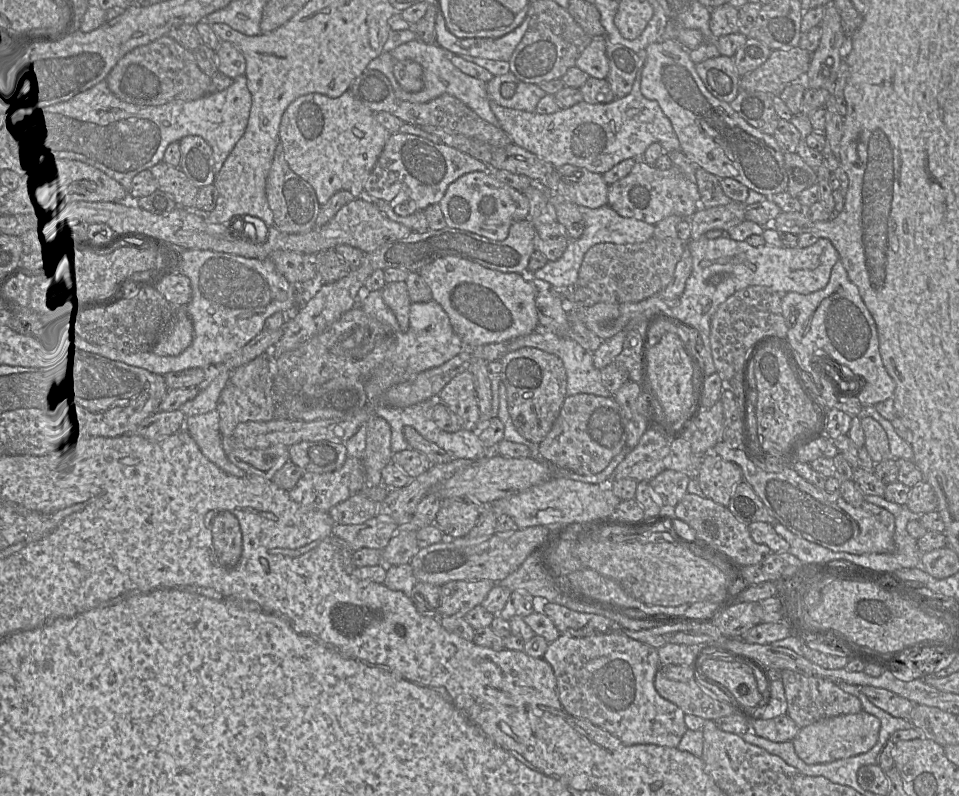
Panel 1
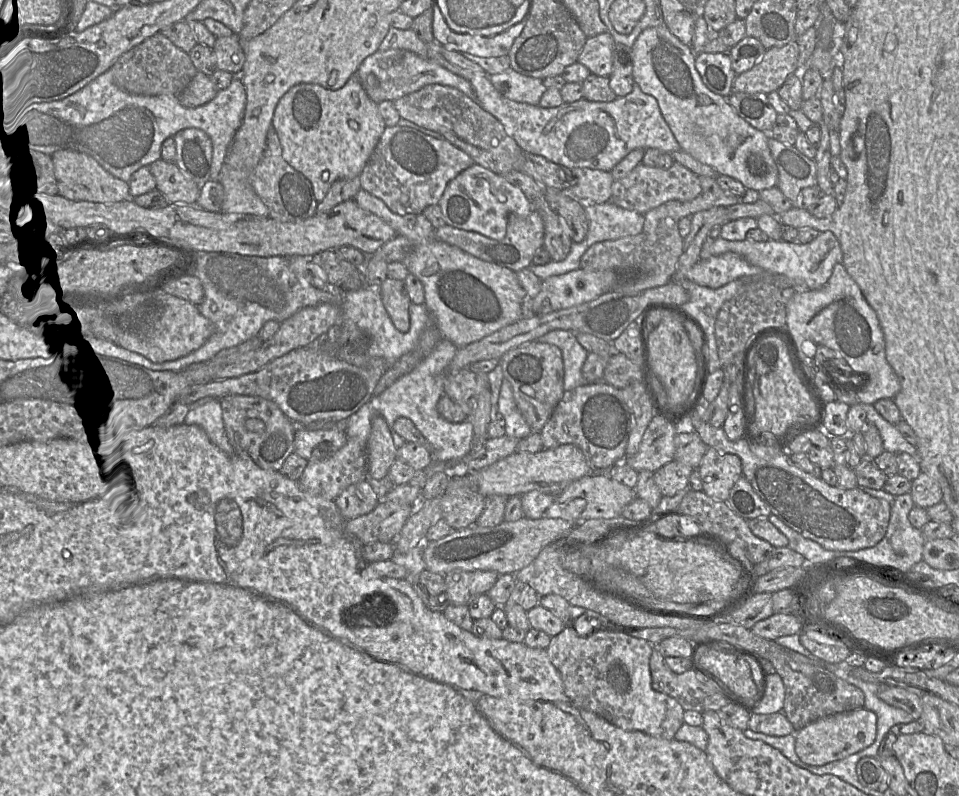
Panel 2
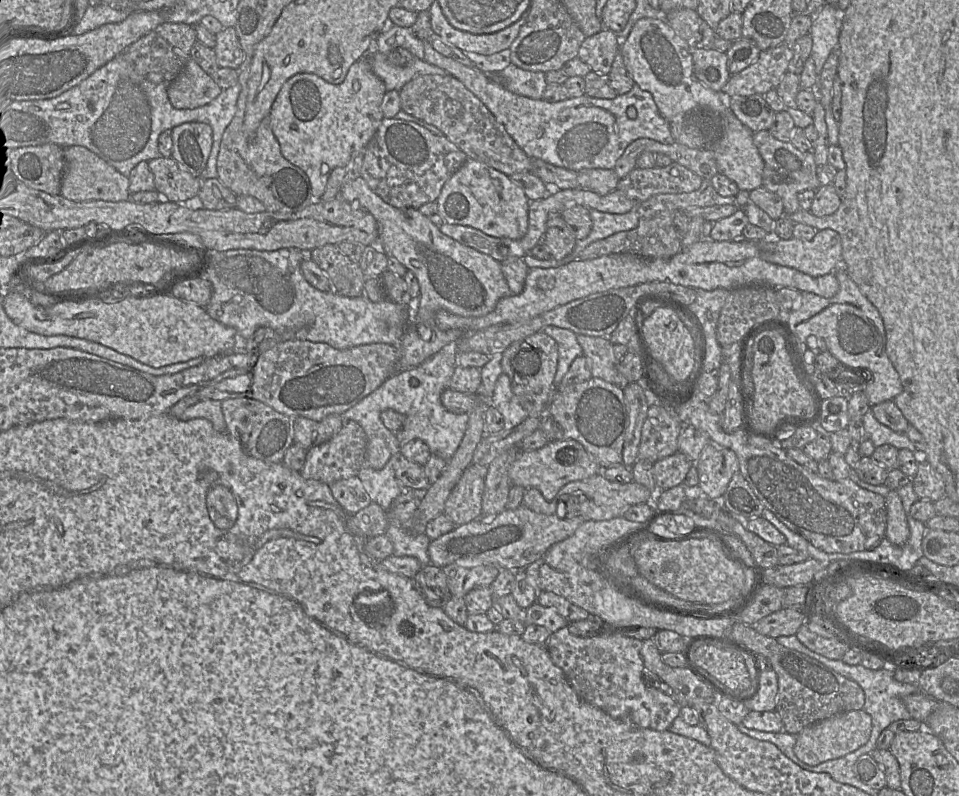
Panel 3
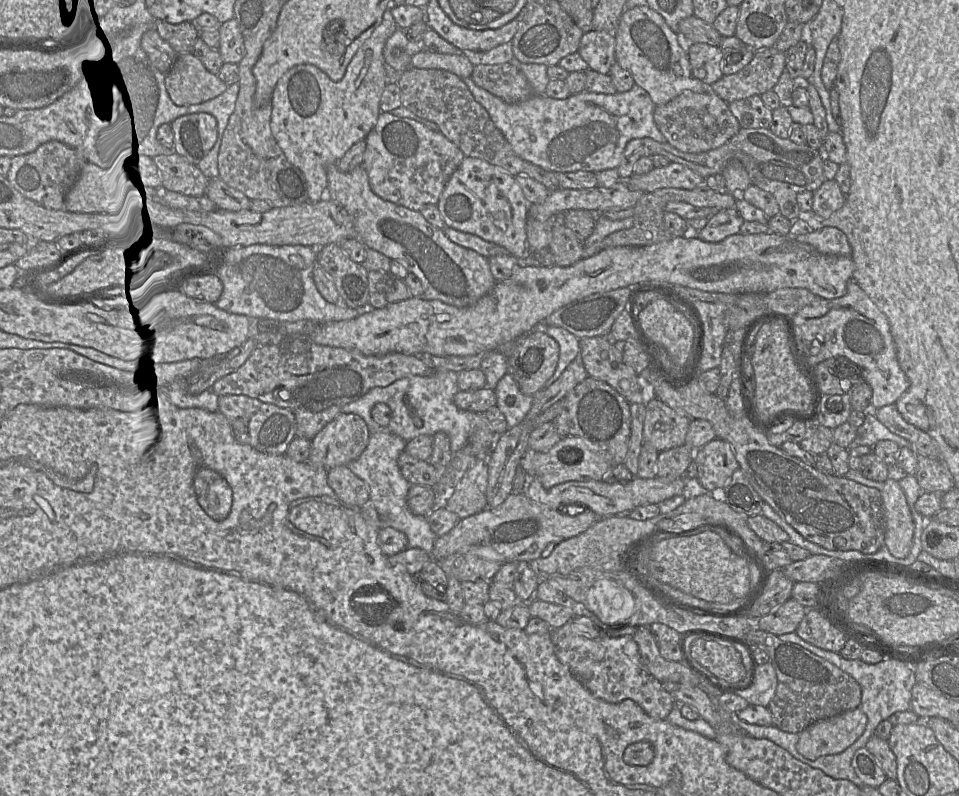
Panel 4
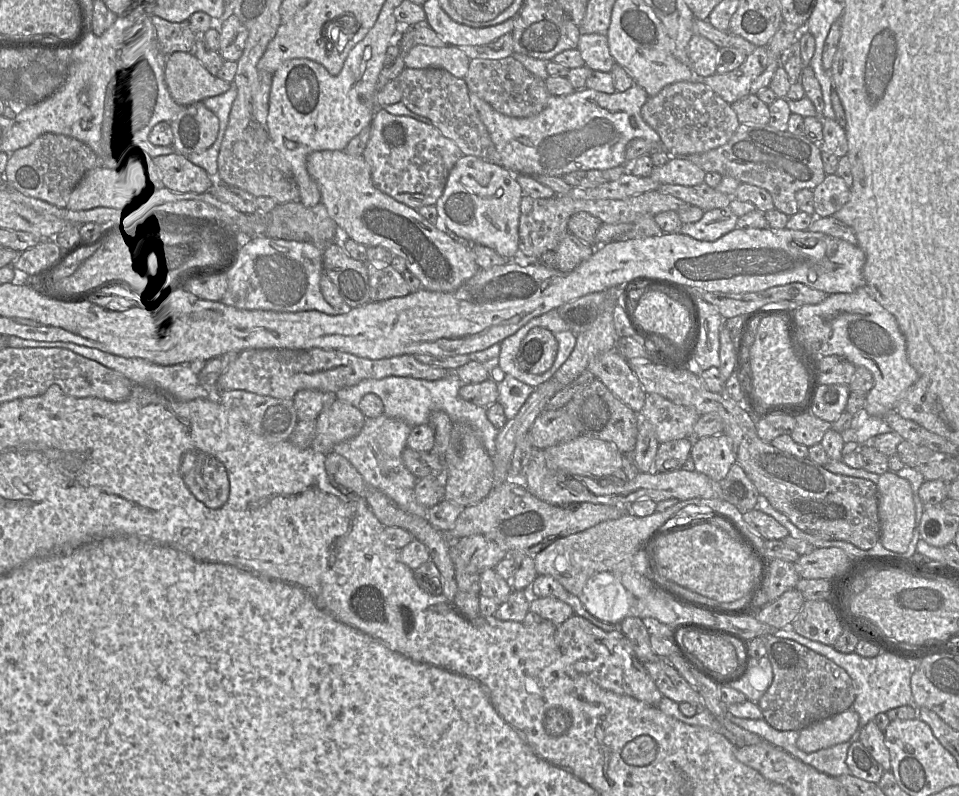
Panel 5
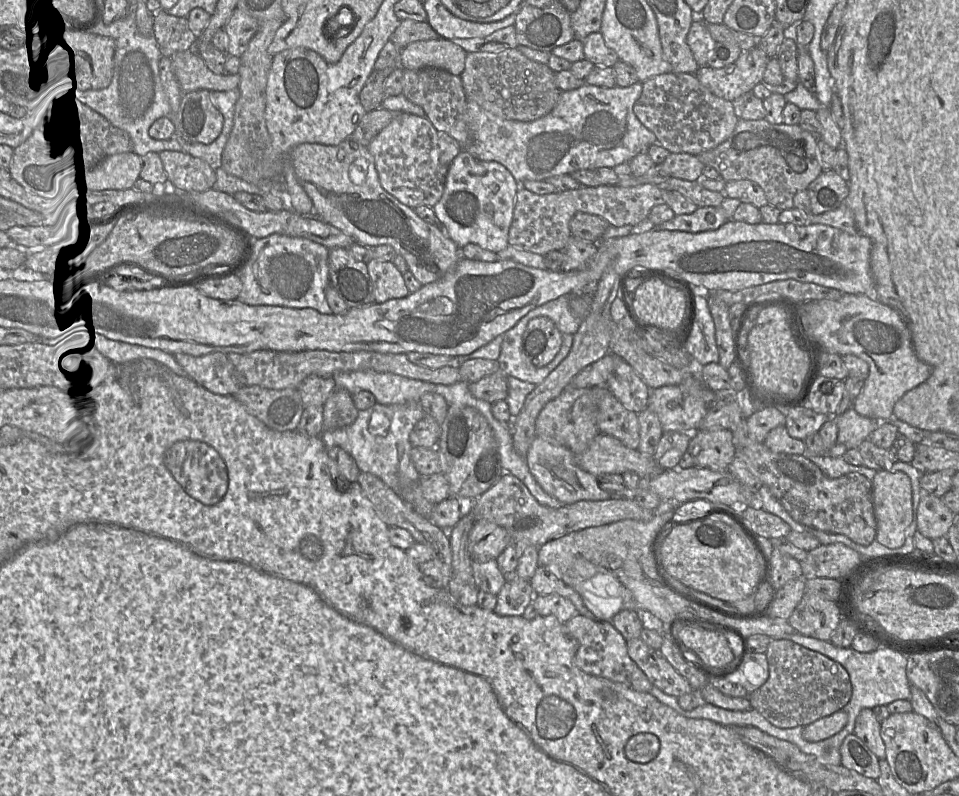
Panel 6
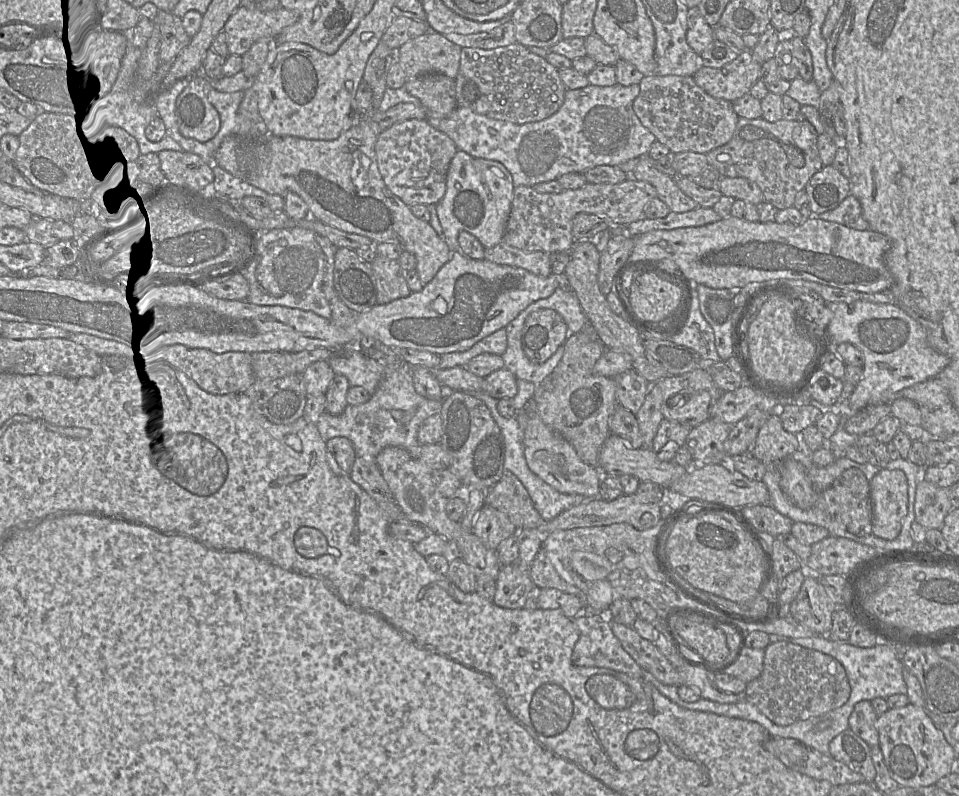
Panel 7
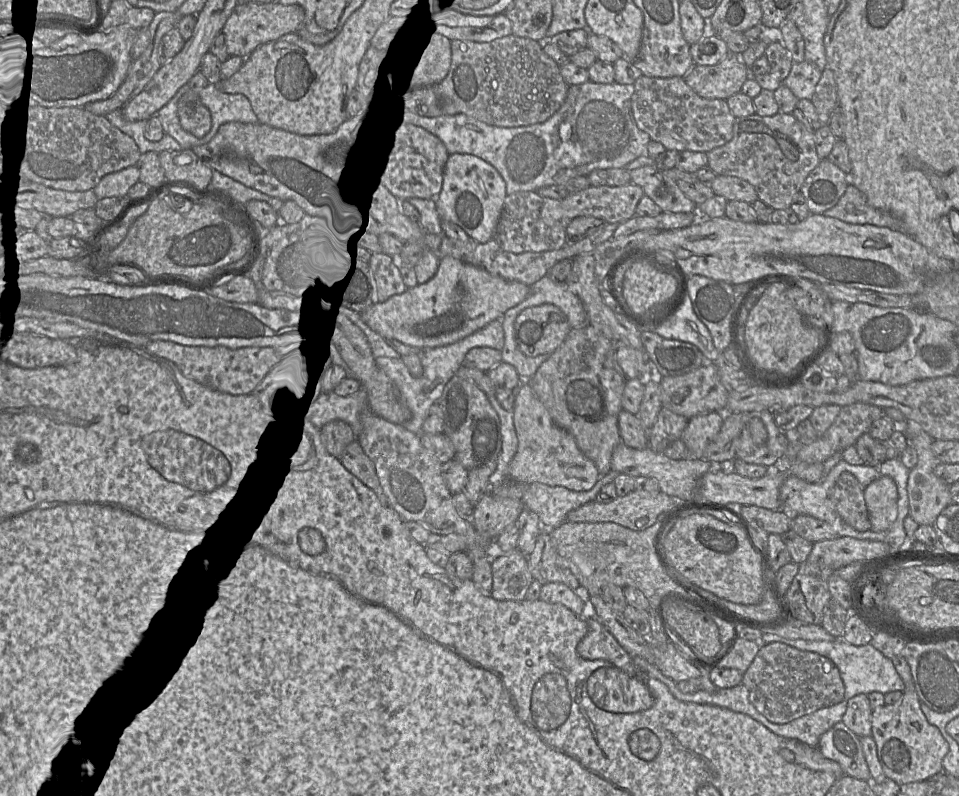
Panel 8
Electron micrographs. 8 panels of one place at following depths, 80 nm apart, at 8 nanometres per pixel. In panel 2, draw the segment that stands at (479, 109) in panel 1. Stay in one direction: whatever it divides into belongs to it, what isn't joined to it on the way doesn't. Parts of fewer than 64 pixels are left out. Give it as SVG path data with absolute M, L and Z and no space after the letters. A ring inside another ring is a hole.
M394 49L384 52L377 51L369 55L359 66L357 78L360 76L364 81L366 75L369 74L374 75L378 80L386 95L386 100L397 100L429 84L441 84L456 88L472 100L477 101L475 91L468 80L410 51Z

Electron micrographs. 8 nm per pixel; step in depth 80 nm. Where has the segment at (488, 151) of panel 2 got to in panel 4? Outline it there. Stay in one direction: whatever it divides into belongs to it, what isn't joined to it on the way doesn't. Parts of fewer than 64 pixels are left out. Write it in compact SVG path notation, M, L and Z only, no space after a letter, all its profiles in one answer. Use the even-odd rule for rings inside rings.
M409 67L398 79L402 106L419 117L437 124L440 132L453 142L466 157L484 160L512 176L528 176L550 191L559 189L552 172L520 158L502 132L495 126L488 112L474 99L464 81L455 74L441 69Z

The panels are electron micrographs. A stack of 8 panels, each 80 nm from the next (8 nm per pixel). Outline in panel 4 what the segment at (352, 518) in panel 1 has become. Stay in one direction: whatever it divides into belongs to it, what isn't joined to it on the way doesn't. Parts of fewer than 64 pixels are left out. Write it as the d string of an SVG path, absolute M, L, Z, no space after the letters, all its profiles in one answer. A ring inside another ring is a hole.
M346 465L328 469L327 481L345 504L361 508L370 500L368 485Z

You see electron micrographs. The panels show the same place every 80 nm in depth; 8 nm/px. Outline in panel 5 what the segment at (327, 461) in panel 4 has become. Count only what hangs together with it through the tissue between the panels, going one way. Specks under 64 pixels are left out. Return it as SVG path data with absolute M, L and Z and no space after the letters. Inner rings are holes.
M336 399L320 413L316 421L316 436L312 448L328 454L335 445L358 435L365 417L359 408Z

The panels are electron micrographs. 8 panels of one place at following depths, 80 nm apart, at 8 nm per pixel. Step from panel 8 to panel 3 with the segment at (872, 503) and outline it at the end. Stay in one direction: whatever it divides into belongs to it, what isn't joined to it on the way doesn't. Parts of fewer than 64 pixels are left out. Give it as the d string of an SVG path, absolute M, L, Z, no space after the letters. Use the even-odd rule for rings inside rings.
M890 490L885 497L887 528L885 537L895 546L903 546L910 536L910 528L897 490Z

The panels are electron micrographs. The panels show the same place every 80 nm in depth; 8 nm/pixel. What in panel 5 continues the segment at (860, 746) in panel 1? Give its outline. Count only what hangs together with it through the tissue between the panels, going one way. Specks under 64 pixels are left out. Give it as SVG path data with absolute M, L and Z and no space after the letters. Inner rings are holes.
M852 708L819 720L800 730L797 746L806 753L848 741L859 725L859 715Z

